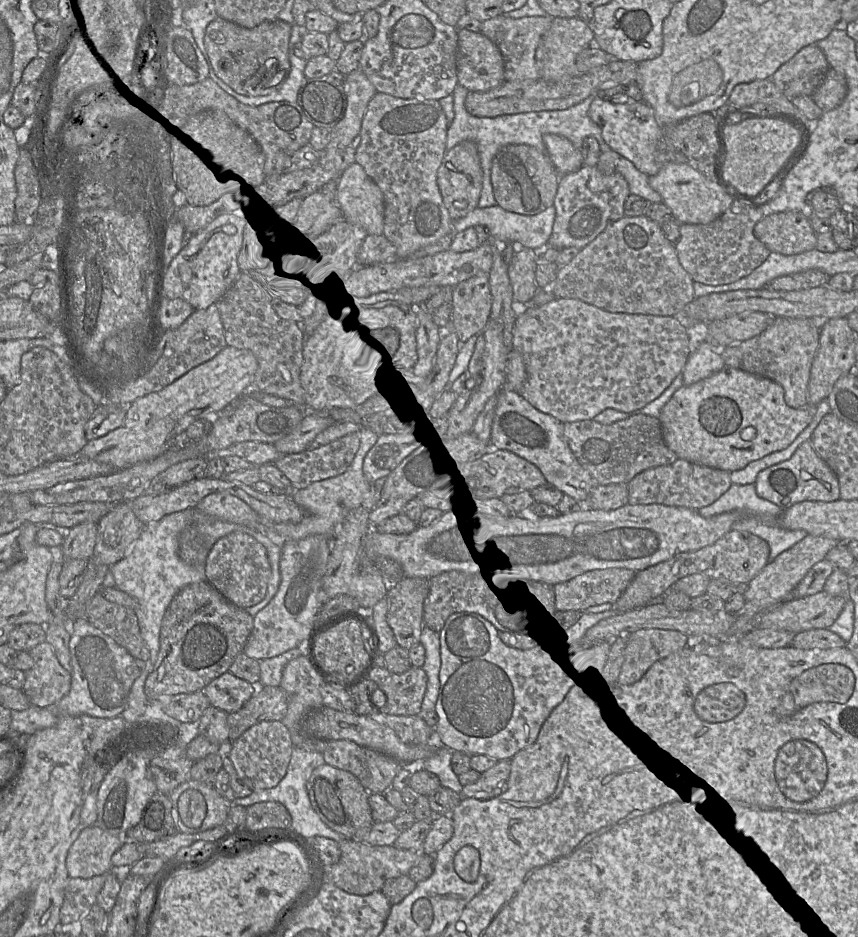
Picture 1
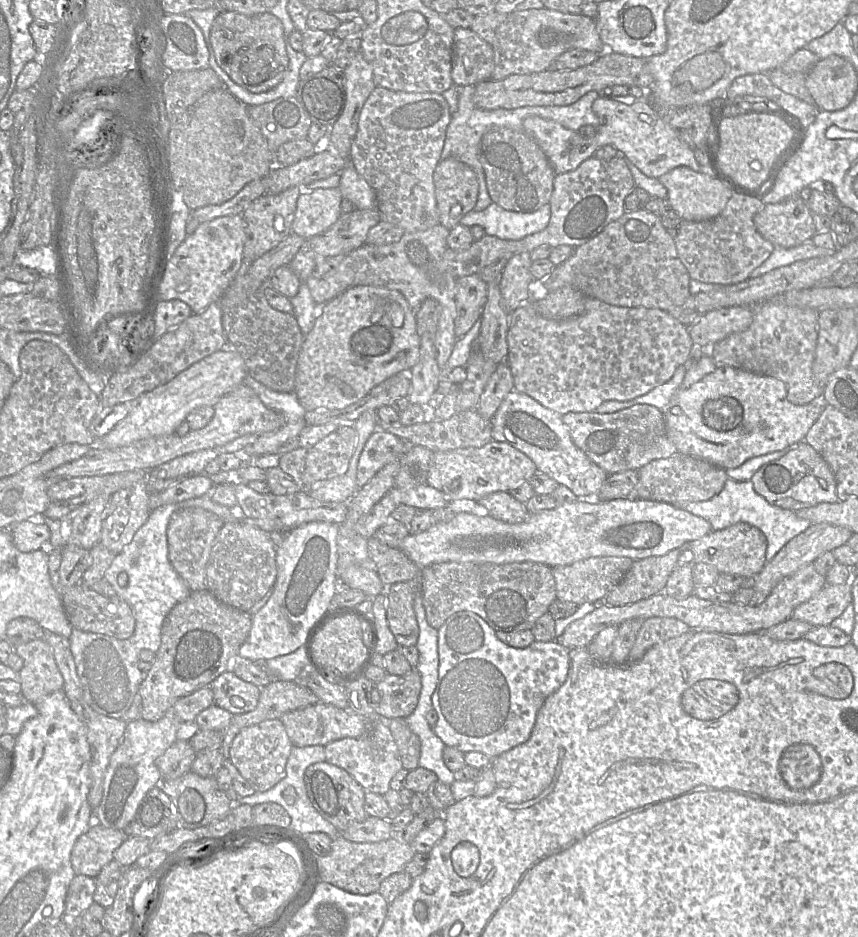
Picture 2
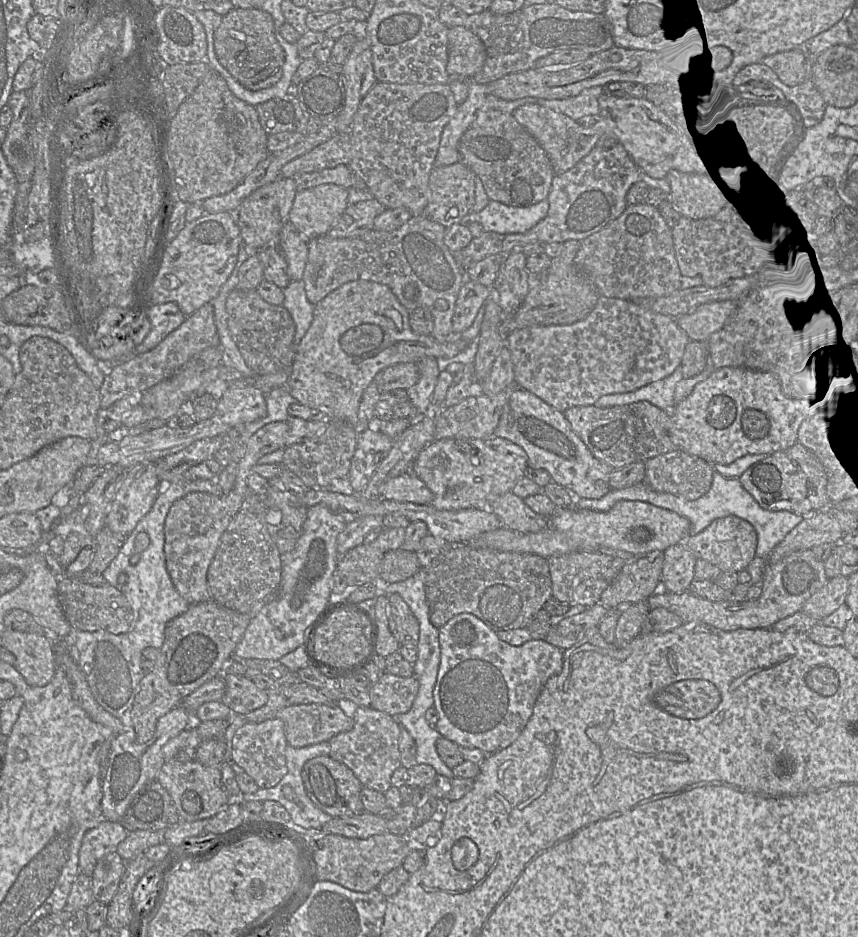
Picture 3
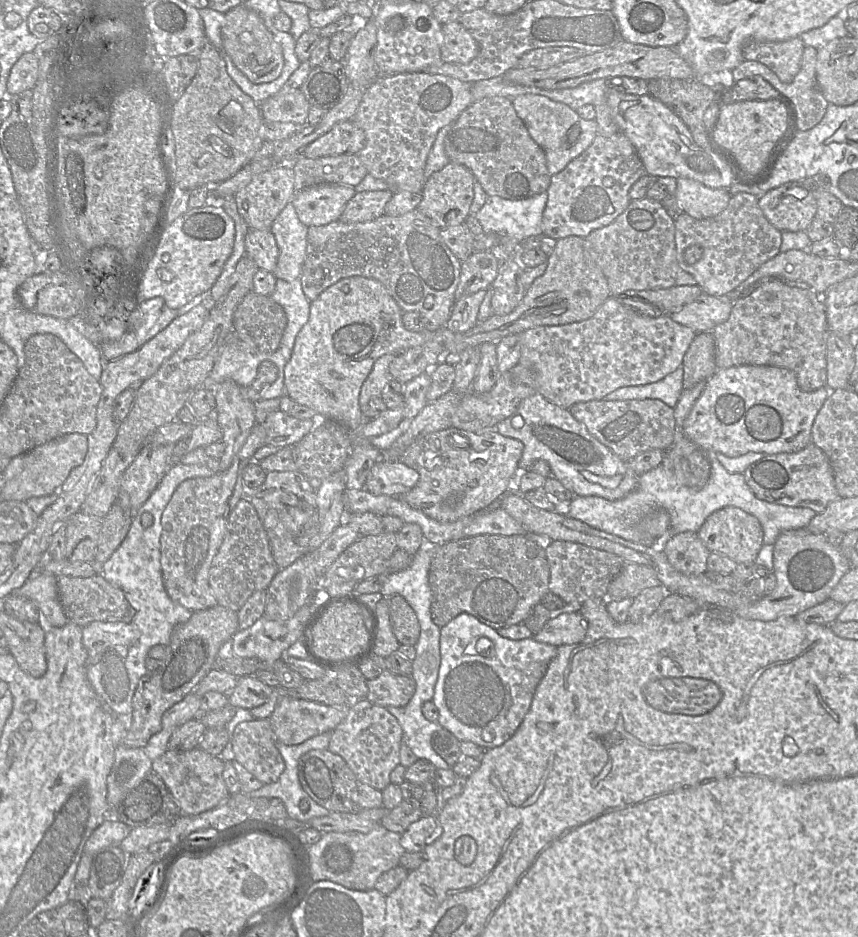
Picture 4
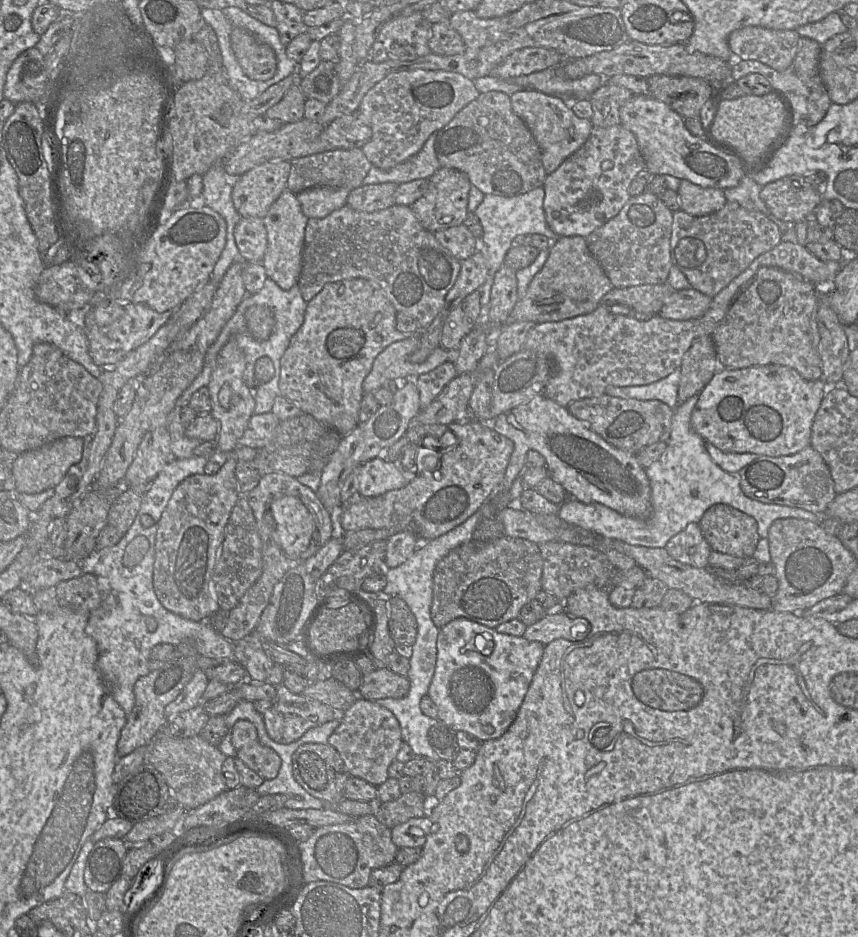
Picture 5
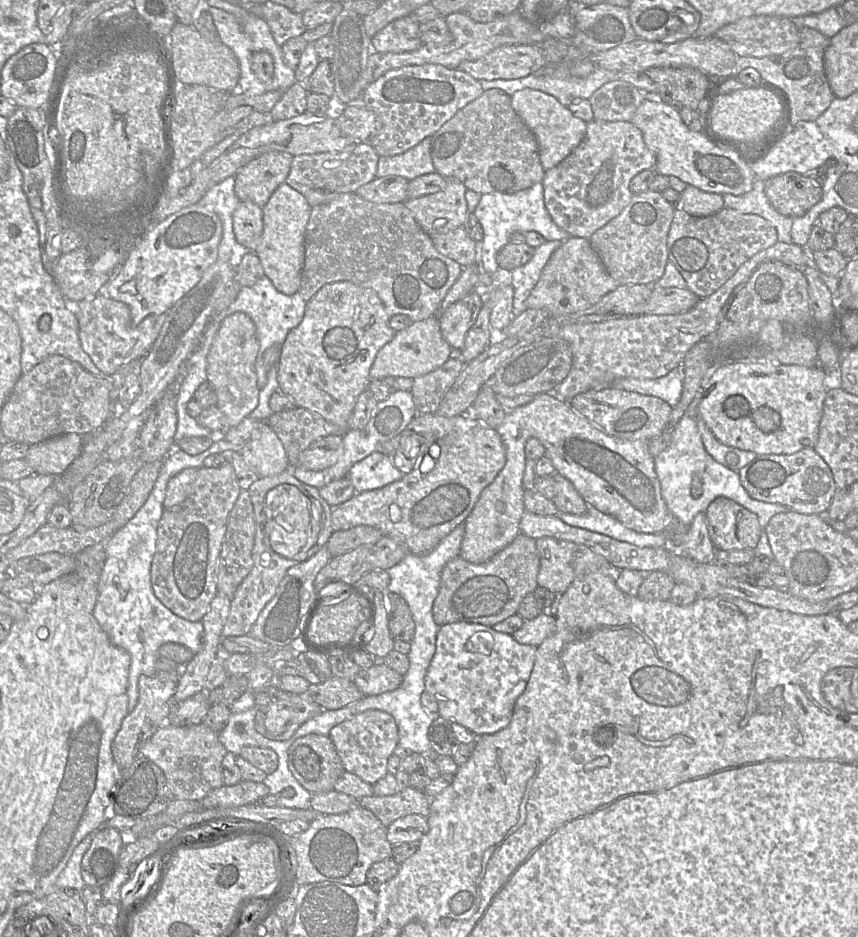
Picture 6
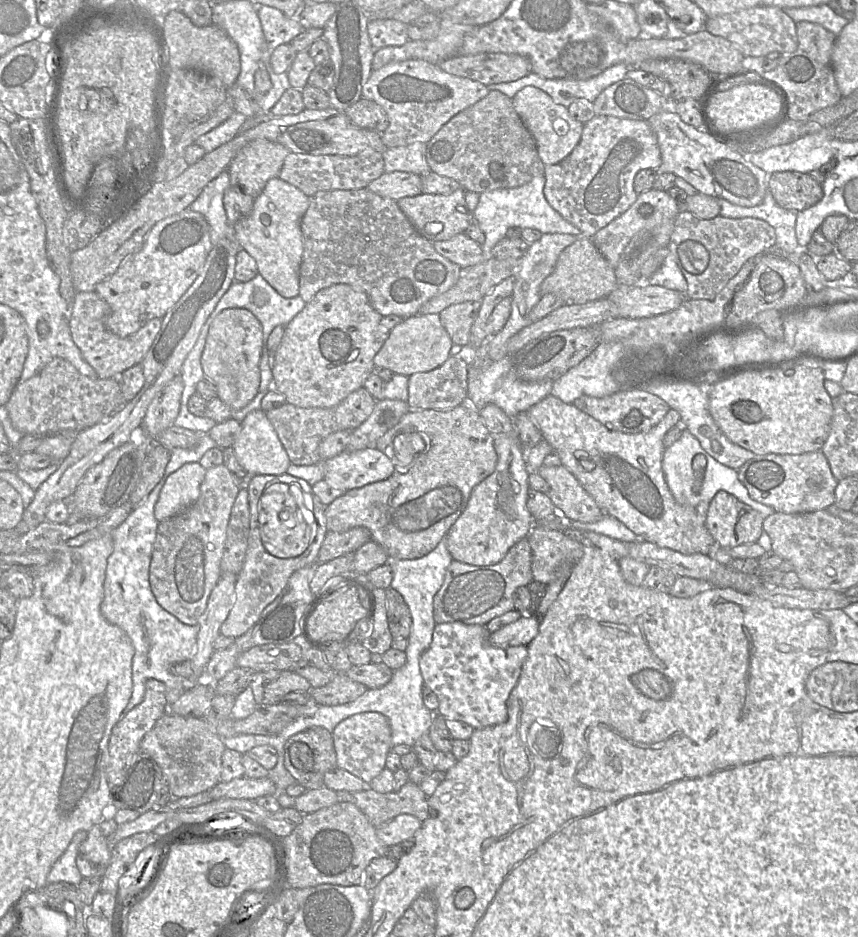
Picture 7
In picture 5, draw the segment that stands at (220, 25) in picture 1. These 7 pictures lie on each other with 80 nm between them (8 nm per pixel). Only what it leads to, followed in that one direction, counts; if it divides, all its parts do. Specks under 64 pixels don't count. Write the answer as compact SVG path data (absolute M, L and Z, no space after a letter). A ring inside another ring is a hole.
M233 27L230 43L239 65L249 79L267 81L275 75L277 59L269 45L239 27Z

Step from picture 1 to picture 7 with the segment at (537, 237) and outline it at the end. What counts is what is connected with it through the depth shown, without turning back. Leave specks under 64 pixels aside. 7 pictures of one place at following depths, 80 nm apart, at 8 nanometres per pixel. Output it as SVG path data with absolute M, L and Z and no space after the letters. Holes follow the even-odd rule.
M539 175L520 187L496 189L479 195L479 202L472 215L478 221L485 235L485 241L481 245L483 260L493 257L492 249L500 240L506 237L506 233L511 227L536 229L542 234L581 234L576 226L565 220L550 206L544 196L544 185L545 177Z

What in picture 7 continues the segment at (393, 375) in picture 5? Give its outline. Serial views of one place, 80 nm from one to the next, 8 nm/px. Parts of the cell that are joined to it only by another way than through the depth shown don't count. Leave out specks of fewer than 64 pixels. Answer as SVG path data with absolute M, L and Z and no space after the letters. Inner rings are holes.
M417 314L404 318L388 333L387 339L373 359L374 367L386 368L393 374L407 377L414 373L427 372L447 360L452 345L450 336L440 322L439 314Z

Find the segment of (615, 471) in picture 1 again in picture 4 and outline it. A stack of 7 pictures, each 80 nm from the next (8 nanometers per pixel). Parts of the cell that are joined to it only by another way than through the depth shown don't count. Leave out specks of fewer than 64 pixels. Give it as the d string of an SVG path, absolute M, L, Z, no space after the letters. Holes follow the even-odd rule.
M659 399L591 400L575 403L568 410L591 435L625 462L648 450L667 451L674 443L674 409Z

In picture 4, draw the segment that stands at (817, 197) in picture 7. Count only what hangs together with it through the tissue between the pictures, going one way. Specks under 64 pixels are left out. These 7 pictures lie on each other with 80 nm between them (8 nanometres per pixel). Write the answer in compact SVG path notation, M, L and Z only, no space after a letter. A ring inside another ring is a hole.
M803 181L767 191L758 200L766 219L779 231L806 231L816 217L817 201Z

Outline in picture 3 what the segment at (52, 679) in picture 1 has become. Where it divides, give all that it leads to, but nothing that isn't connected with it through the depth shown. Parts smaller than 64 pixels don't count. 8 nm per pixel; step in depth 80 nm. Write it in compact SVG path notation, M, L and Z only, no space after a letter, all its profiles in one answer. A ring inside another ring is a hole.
M9 628L2 631L6 649L16 657L15 668L32 687L46 686L56 670L55 642L46 635Z

